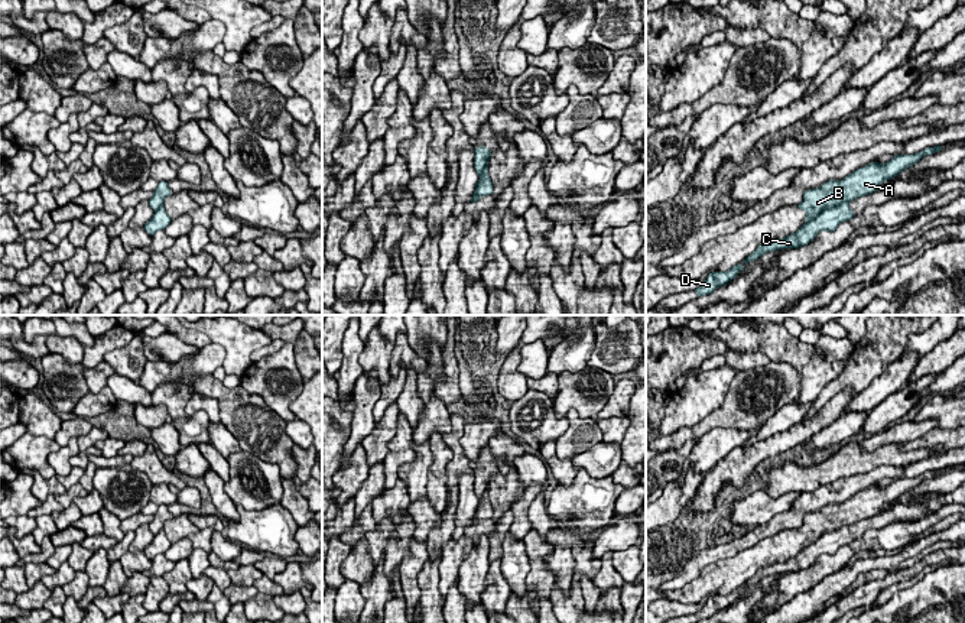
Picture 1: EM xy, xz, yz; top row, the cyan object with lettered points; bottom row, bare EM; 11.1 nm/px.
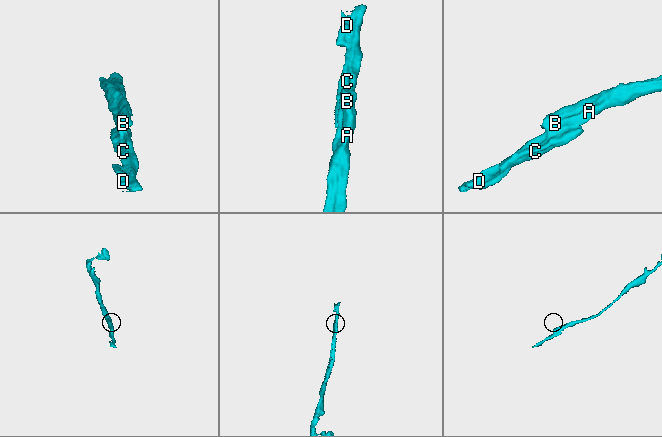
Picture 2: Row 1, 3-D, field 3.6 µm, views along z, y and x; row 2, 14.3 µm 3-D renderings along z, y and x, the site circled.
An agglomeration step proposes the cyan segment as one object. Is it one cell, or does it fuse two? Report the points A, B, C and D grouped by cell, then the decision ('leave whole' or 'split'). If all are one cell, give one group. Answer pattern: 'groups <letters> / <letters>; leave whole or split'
groups A B / C D; split

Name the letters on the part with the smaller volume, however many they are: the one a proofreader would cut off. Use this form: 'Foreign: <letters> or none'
Foreign: C, D

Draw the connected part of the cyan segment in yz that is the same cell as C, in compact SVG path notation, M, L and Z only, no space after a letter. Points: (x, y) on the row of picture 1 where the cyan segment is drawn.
M848 202L825 208L810 221L805 221L796 233L784 239L774 239L767 244L760 244L744 263L748 265L769 252L802 247L810 243L821 231L835 231L841 223L851 220L854 215Z

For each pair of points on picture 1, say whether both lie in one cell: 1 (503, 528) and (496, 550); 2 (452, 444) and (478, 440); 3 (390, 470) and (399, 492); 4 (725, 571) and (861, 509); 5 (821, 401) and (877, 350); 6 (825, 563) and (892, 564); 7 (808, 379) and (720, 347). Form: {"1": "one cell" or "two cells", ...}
{"1": "one cell", "2": "two cells", "3": "two cells", "4": "one cell", "5": "one cell", "6": "two cells", "7": "two cells"}

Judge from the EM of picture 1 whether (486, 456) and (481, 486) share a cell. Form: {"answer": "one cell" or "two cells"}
{"answer": "one cell"}

